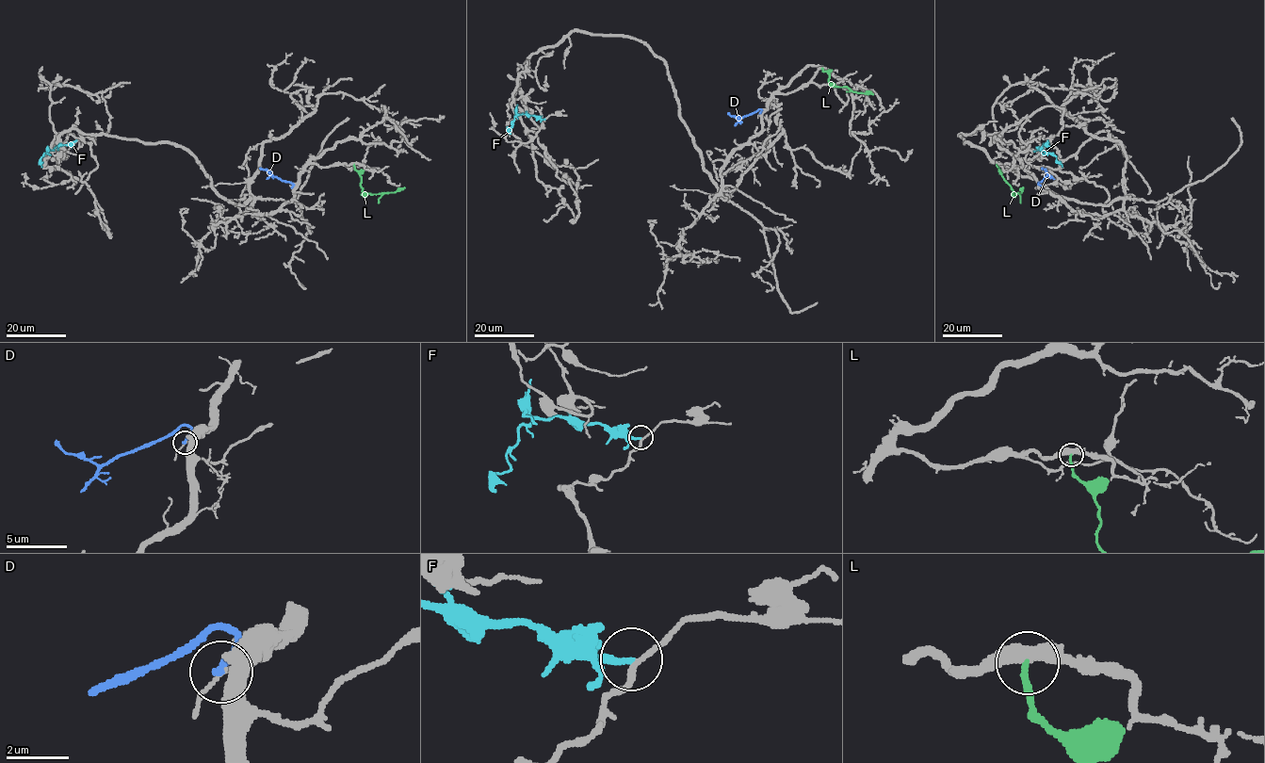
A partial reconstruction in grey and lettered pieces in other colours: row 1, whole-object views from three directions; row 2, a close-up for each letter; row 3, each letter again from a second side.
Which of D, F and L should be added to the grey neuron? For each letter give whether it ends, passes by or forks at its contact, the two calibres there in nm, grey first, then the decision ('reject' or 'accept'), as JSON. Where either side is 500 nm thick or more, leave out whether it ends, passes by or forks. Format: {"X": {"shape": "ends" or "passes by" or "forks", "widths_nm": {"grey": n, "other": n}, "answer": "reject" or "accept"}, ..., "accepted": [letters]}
{"D": {"shape": "ends", "widths_nm": {"grey": 200, "other": 280}, "answer": "reject"}, "F": {"shape": "ends", "widths_nm": {"grey": 160, "other": 220}, "answer": "reject"}, "L": {"shape": "ends", "widths_nm": {"grey": 400, "other": 190}, "answer": "reject"}, "accepted": []}

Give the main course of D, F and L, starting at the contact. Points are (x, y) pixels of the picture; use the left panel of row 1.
D: (292, 187), (292, 184), (259, 168)
F: (75, 140), (58, 144), (46, 152), (41, 157), (42, 167)
L: (354, 164), (363, 192), (396, 192), (405, 187)

